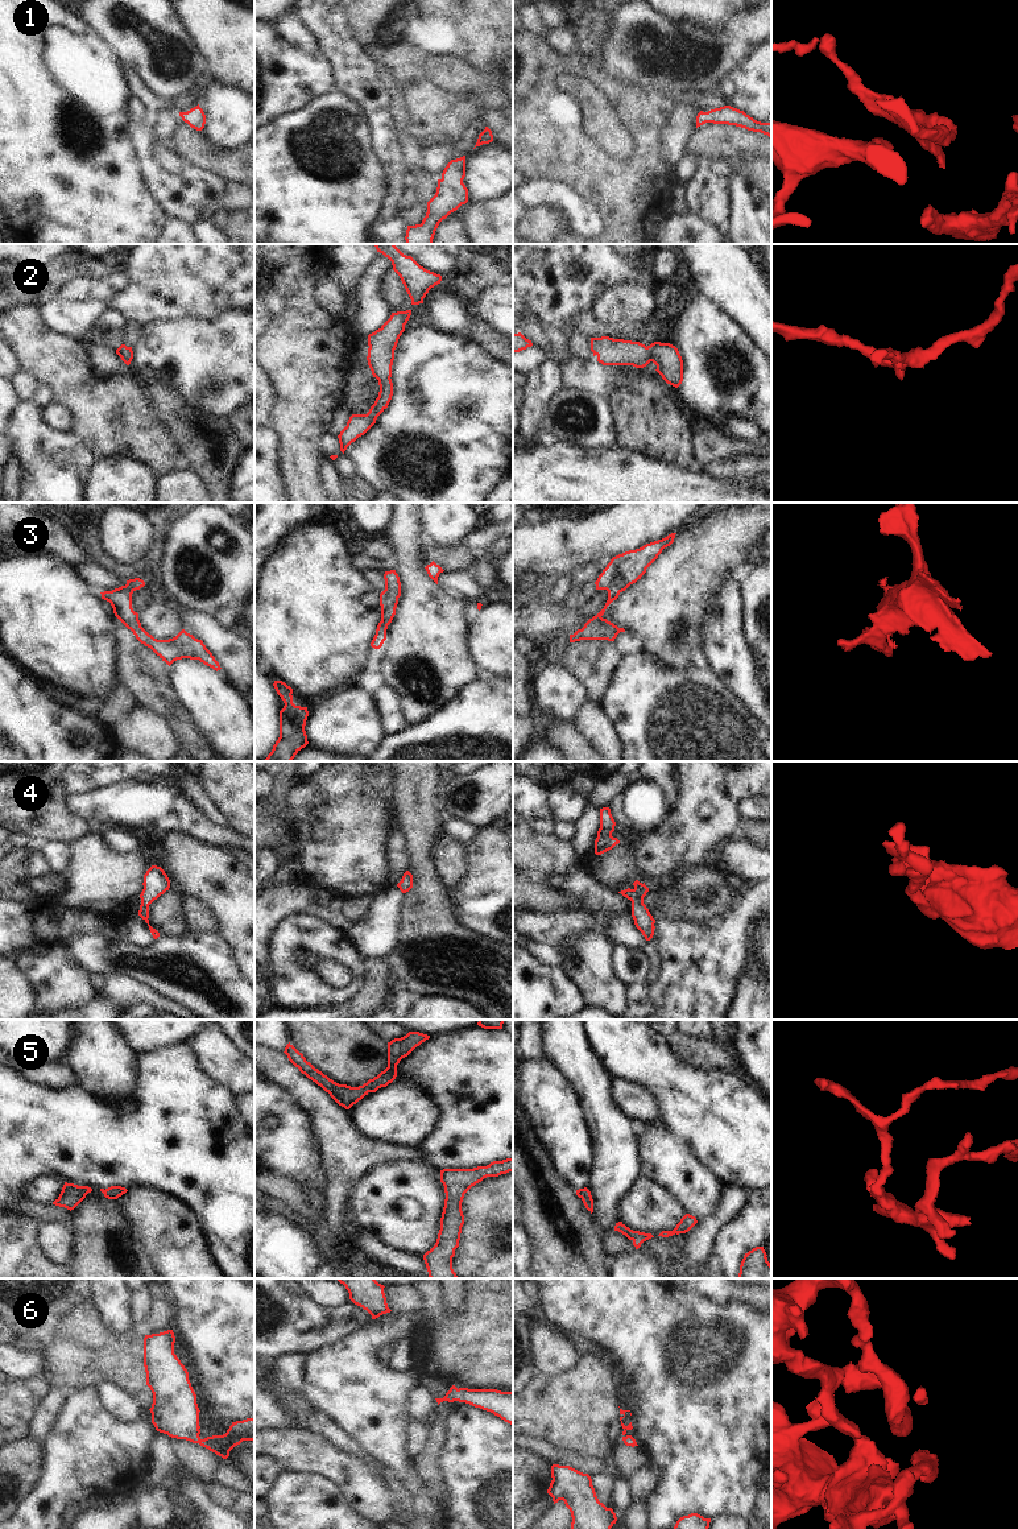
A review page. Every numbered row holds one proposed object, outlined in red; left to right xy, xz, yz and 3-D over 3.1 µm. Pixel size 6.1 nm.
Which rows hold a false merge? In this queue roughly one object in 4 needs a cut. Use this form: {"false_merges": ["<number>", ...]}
{"false_merges": []}

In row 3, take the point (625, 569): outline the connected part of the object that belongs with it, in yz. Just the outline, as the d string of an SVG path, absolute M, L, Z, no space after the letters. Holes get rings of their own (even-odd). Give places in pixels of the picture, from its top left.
M676 533L646 544L640 549L629 550L611 559L603 573L595 582L596 590L607 590L608 600L604 608L592 619L589 619L582 629L570 635L570 642L580 640L608 640L614 641L624 628L618 628L613 623L603 619L607 607L618 598L630 584L636 583L646 573L646 569L658 558L662 550L674 542Z

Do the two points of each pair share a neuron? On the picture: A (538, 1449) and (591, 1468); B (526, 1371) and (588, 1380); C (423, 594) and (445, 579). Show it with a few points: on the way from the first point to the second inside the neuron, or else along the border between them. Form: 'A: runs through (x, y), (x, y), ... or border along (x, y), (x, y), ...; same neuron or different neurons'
A: runs through (551, 1454), (578, 1462); same neuron
B: border along (537, 1372), (526, 1387); different neurons
C: border along (437, 585), (456, 598), (464, 599); different neurons

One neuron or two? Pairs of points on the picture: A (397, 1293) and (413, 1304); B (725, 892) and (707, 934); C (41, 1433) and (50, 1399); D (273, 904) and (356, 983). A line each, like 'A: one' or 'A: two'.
A: one
B: two
C: one
D: two

